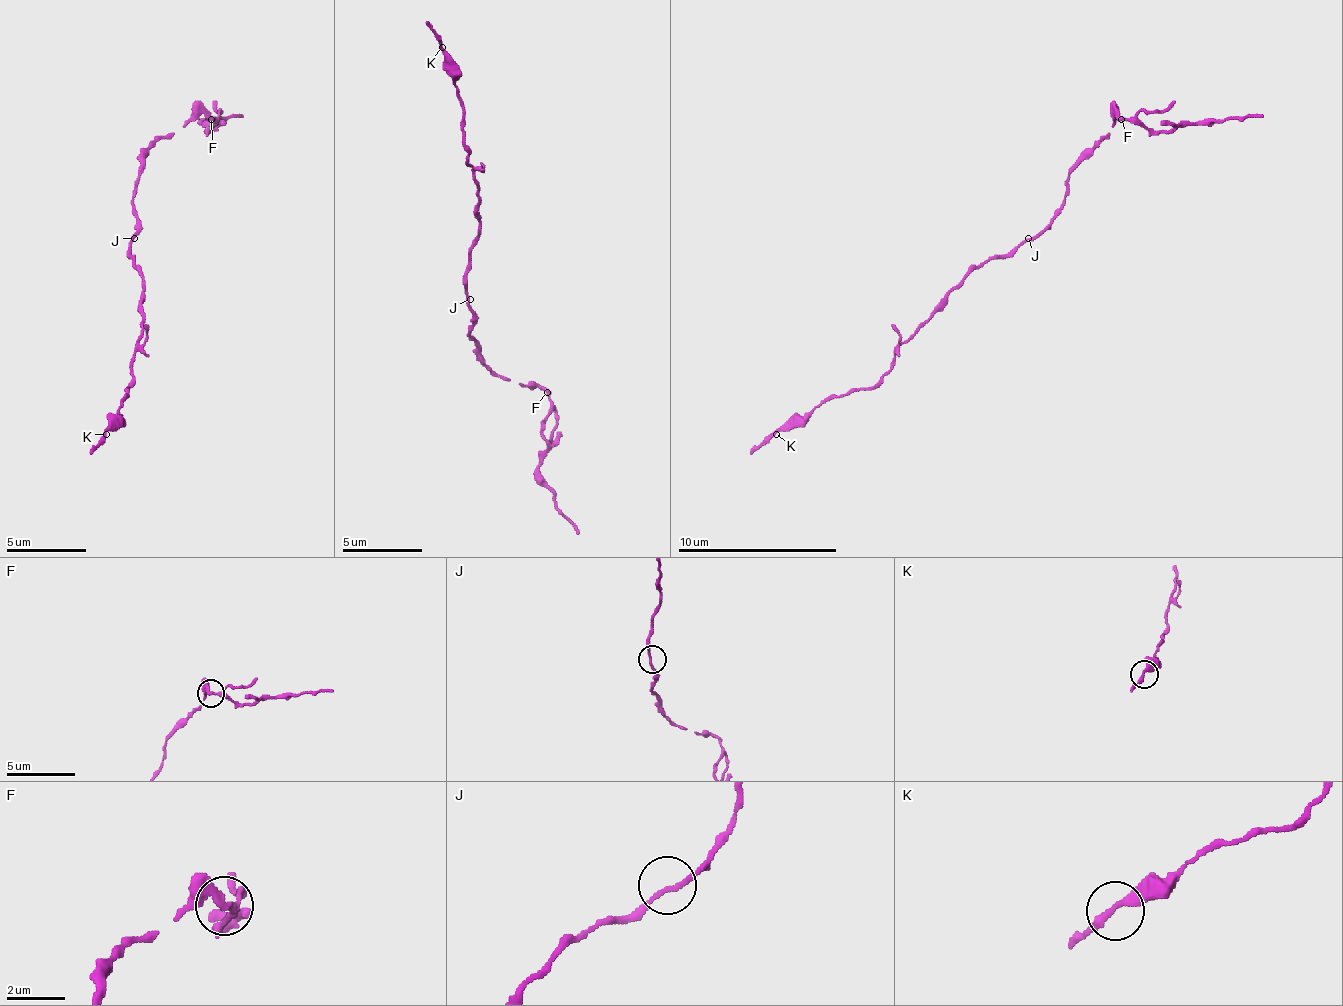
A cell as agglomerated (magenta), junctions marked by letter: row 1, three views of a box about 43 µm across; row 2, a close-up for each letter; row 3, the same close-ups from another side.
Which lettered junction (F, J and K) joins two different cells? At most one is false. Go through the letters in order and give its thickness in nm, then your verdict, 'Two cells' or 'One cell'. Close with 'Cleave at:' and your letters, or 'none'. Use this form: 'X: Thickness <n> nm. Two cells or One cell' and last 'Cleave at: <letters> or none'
F: Thickness 180 nm. Two cells
J: Thickness 160 nm. One cell
K: Thickness 240 nm. One cell
Cleave at: F

